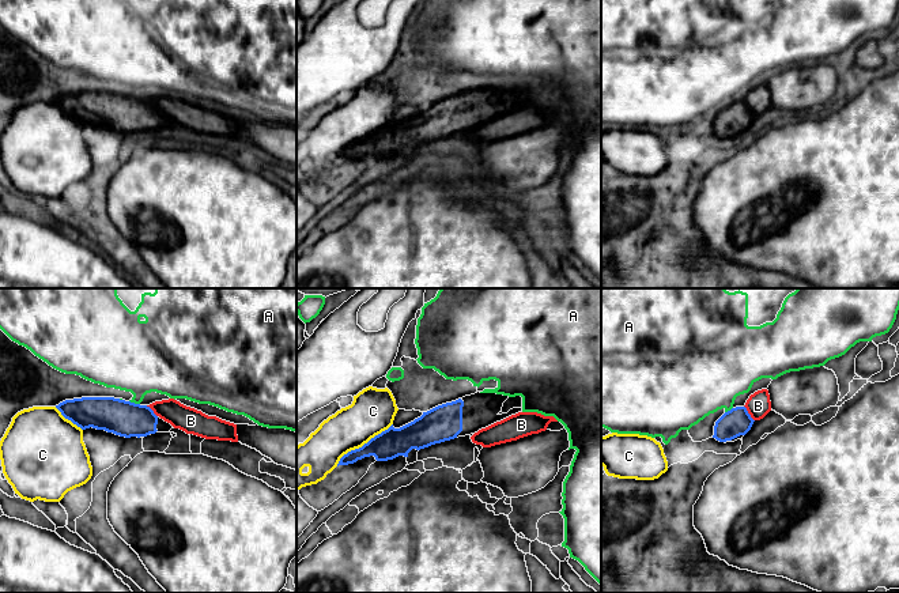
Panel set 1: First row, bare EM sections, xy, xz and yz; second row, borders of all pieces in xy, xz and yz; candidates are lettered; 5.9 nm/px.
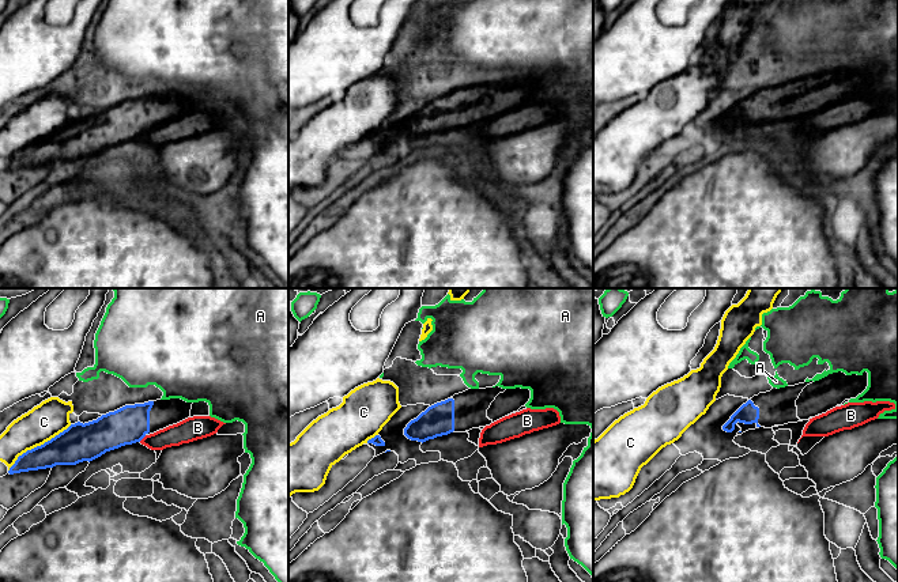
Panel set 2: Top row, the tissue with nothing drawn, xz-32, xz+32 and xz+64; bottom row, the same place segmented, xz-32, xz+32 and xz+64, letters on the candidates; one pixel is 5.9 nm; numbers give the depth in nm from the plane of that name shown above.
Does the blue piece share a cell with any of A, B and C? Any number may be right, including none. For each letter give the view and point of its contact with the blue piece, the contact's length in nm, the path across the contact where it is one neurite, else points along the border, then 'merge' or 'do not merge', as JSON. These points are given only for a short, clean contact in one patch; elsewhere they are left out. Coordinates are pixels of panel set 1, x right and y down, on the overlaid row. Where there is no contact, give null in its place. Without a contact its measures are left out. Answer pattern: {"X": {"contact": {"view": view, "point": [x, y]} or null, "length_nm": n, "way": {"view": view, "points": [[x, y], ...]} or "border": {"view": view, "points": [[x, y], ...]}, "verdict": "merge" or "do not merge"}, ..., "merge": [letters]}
{"A": {"contact": {"view": "xy", "point": [133, 403]}, "length_nm": 70, "border": {"view": "xy", "points": [[129, 400], [139, 404]]}, "verdict": "do not merge"}, "B": {"contact": {"view": "yz", "point": [748, 414]}, "length_nm": 110, "verdict": "do not merge"}, "C": {"contact": {"view": "xz", "point": [363, 445]}, "length_nm": 420, "verdict": "do not merge"}, "merge": []}

